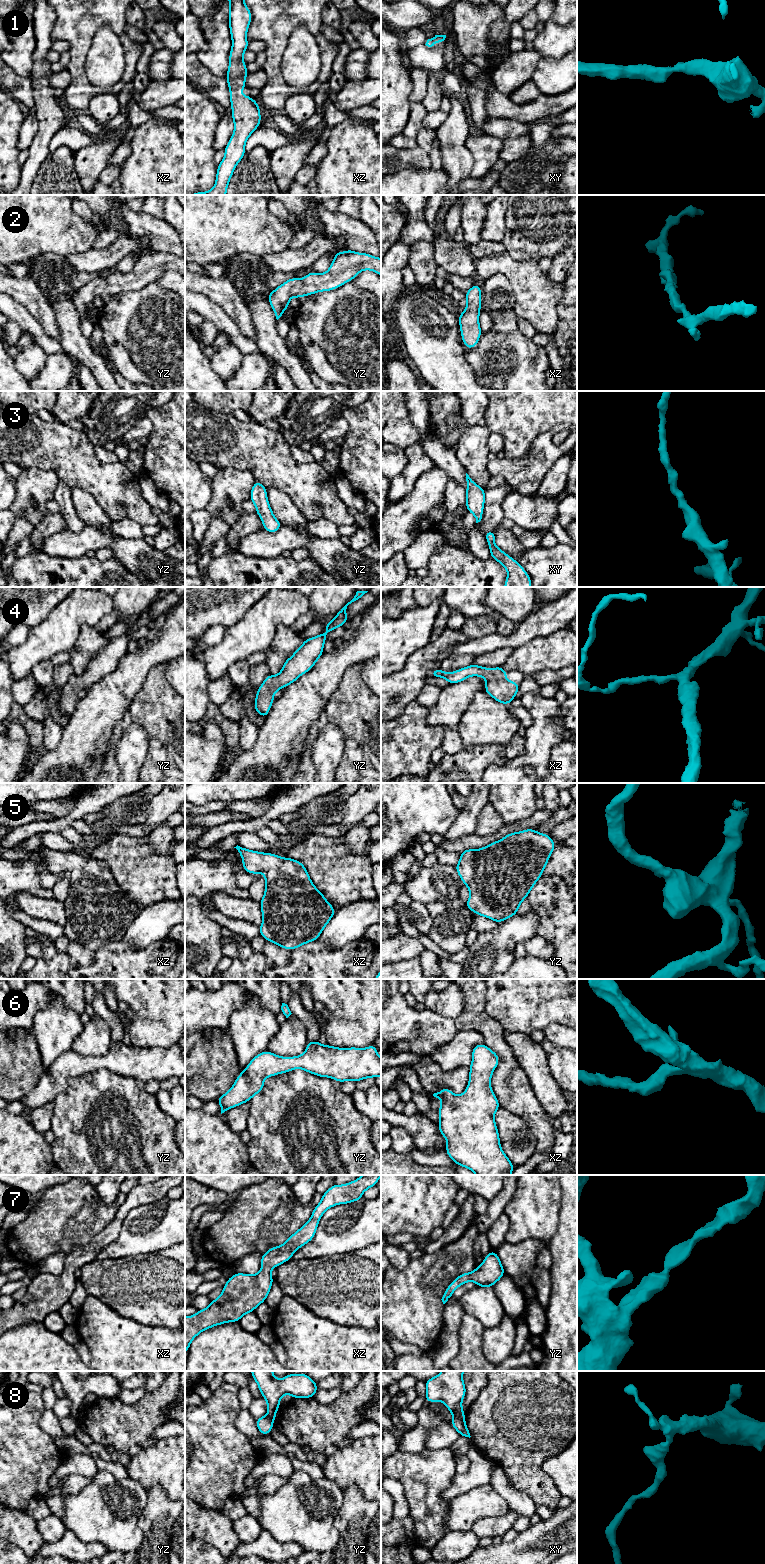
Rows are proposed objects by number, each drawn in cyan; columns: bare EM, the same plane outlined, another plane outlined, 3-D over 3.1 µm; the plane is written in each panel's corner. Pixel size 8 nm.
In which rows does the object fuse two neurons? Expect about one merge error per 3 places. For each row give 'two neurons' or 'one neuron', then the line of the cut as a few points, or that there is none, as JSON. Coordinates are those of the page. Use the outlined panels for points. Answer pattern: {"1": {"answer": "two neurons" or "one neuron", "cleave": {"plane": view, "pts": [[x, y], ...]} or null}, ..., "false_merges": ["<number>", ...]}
{"1": {"answer": "one neuron", "cleave": null}, "2": {"answer": "one neuron", "cleave": null}, "3": {"answer": "one neuron", "cleave": null}, "4": {"answer": "one neuron", "cleave": null}, "5": {"answer": "one neuron", "cleave": null}, "6": {"answer": "one neuron", "cleave": null}, "7": {"answer": "one neuron", "cleave": null}, "8": {"answer": "two neurons", "cleave": {"plane": "xy", "pts": [[454, 1416], [463, 1418]]}}, "false_merges": ["8"]}

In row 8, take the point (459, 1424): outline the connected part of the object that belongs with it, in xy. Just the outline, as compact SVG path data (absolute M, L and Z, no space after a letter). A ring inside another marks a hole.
M453 1417L451 1425L456 1429L456 1431L465 1437L471 1437L469 1430L466 1426L465 1418Z

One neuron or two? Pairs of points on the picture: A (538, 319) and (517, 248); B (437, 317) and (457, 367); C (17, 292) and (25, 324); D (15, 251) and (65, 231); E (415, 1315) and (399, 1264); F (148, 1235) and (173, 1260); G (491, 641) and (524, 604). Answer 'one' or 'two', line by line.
A: two
B: one
C: two
D: one
E: two
F: two
G: two

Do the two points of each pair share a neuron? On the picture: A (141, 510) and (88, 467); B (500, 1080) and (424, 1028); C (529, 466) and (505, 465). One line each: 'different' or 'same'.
A: same
B: different
C: same

